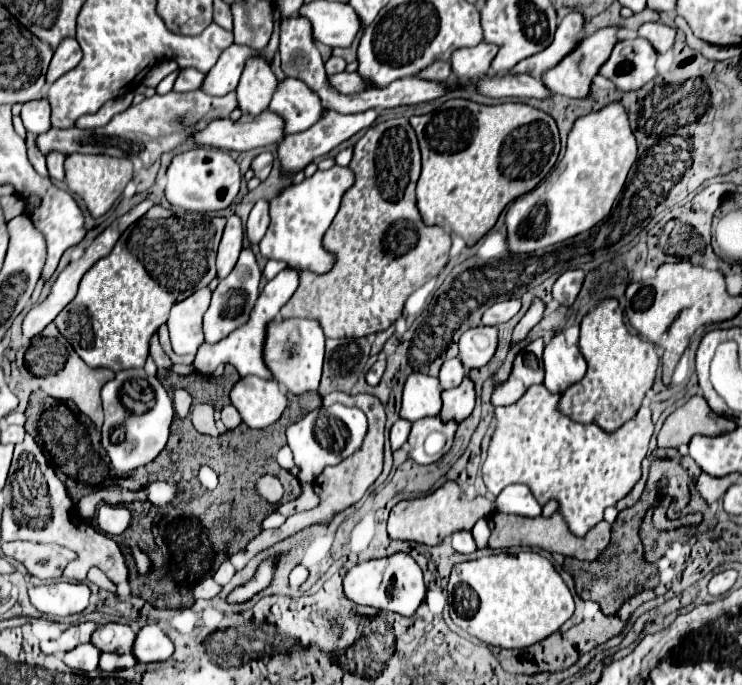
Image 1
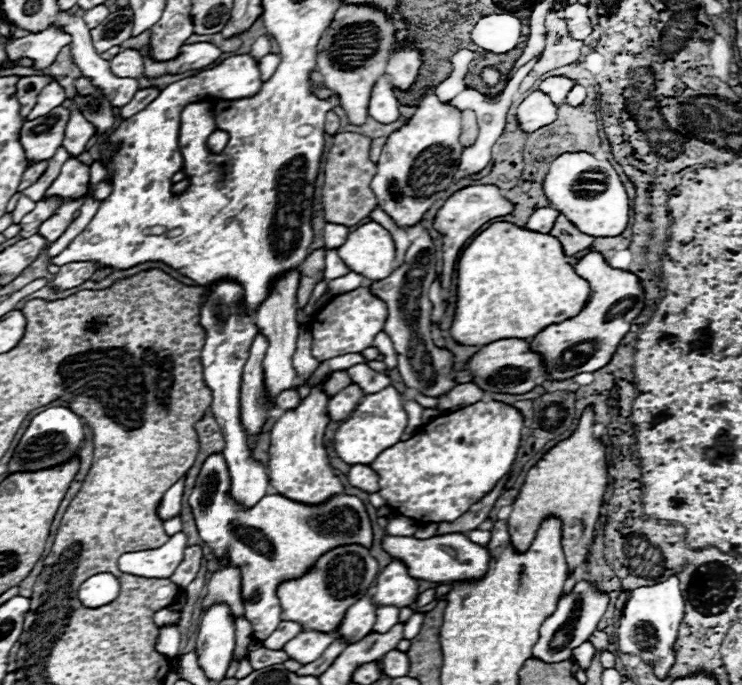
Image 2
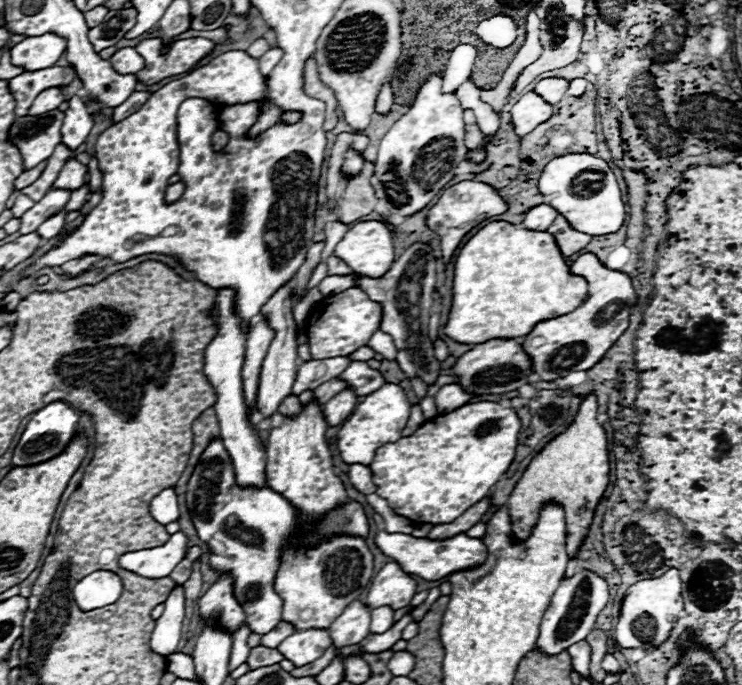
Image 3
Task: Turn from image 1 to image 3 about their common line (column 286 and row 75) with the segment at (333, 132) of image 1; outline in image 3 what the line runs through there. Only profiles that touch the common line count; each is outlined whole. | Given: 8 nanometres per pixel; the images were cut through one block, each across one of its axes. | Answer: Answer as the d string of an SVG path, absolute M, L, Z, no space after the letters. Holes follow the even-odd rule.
M154 36L154 38L144 38L138 46L134 46L142 58L144 58L144 68L136 74L136 80L142 84L154 84L160 82L168 76L184 74L190 66L194 66L200 58L204 58L214 42L208 38L178 38L172 42L170 50L166 54L160 54L164 46L164 40Z

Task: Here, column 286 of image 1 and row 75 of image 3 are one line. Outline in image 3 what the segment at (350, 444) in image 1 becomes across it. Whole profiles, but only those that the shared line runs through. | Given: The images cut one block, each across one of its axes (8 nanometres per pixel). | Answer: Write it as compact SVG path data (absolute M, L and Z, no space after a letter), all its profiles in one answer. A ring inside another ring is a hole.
M430 74L428 80L420 86L416 92L414 104L410 110L394 122L394 126L384 134L378 146L378 158L374 162L374 174L372 174L372 186L376 190L376 196L380 204L392 214L398 216L410 216L418 210L422 210L428 202L432 202L442 188L454 178L454 168L464 160L468 148L464 146L464 118L462 108L458 102L458 96L454 92L442 94L442 82L444 76Z

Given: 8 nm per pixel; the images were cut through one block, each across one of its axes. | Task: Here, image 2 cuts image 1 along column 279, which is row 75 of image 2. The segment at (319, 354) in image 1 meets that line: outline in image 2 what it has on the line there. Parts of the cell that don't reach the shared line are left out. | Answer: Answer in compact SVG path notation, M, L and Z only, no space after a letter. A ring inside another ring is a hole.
M340 6L336 10L336 16L332 18L330 26L326 28L326 32L322 34L320 42L318 42L318 74L322 78L322 82L340 96L342 108L348 114L348 120L352 124L364 124L368 118L368 100L370 100L370 90L374 86L374 82L384 74L386 70L386 62L388 62L388 54L390 54L390 46L394 42L394 28L392 24L376 10L366 8L366 6Z

